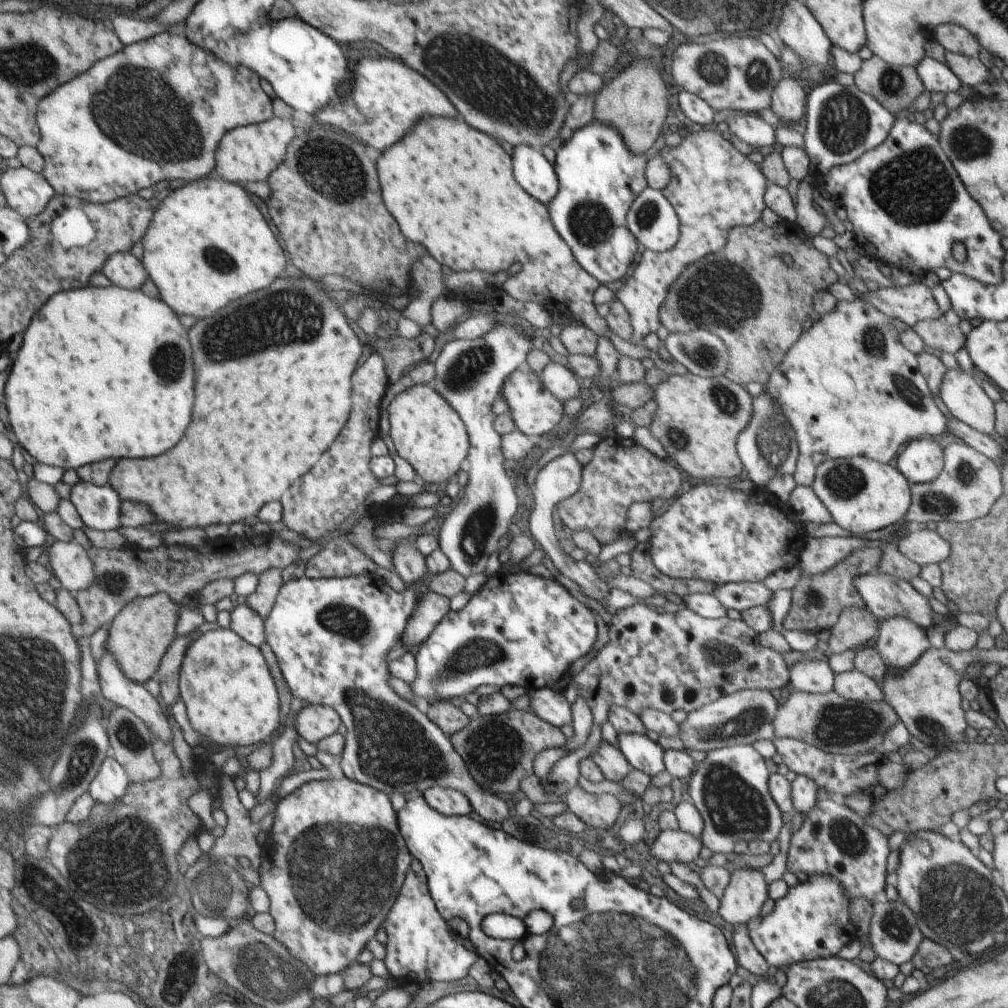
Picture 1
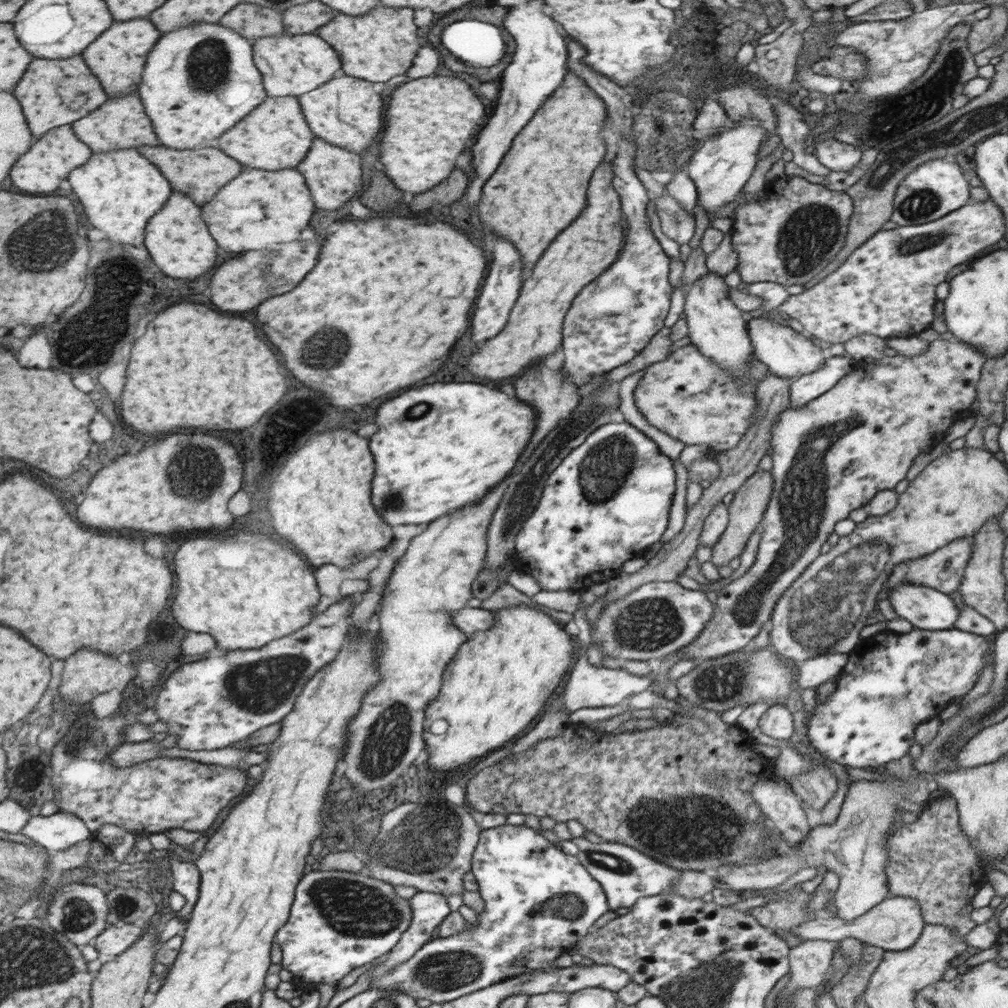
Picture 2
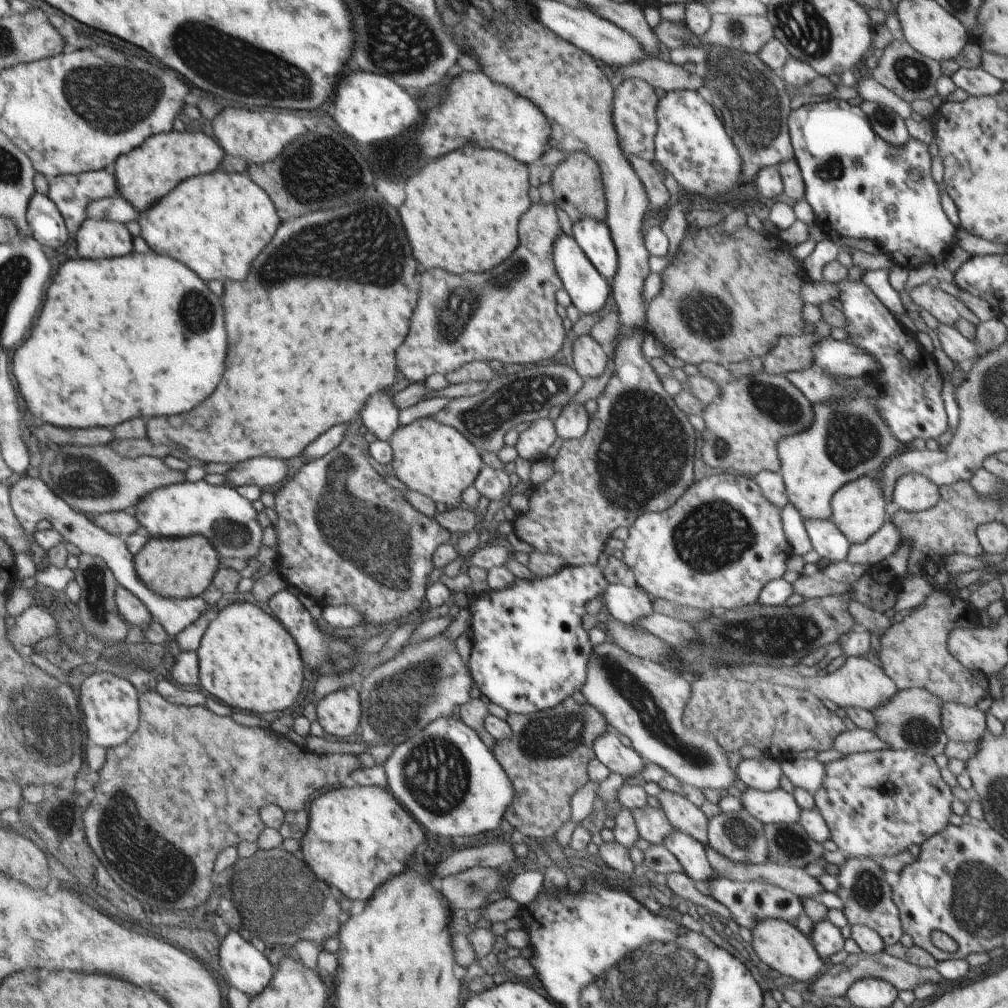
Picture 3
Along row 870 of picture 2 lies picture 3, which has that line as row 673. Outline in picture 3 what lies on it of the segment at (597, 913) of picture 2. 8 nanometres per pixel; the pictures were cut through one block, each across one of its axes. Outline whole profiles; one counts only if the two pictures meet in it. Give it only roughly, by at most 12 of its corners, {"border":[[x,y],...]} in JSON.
{"border":[[596,565],[467,606],[474,686],[515,714],[582,691]]}

